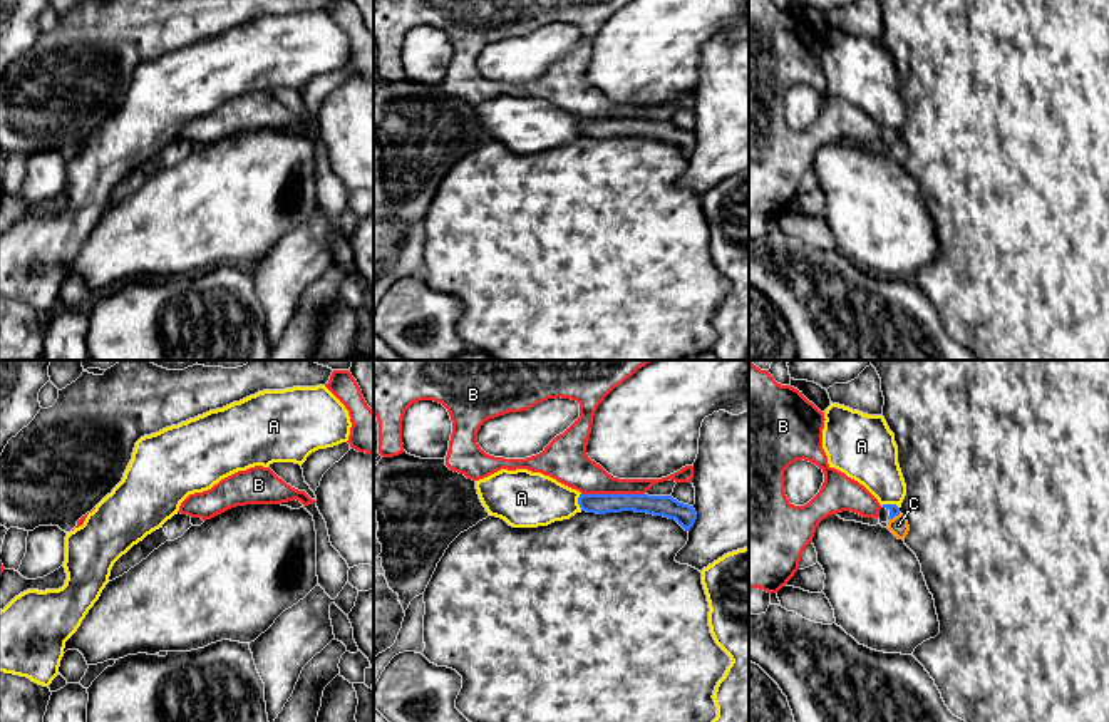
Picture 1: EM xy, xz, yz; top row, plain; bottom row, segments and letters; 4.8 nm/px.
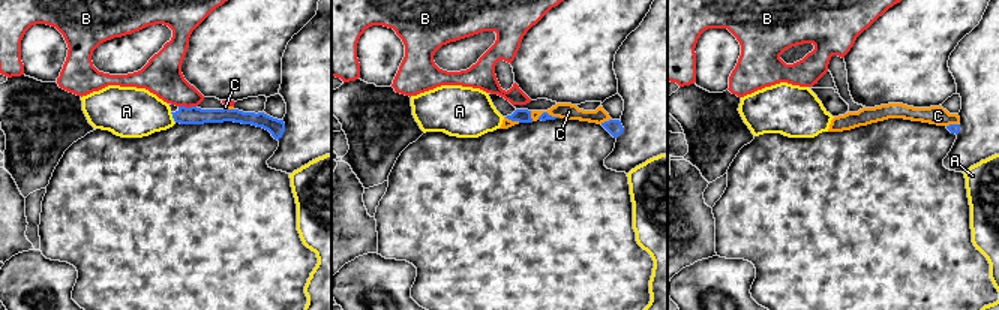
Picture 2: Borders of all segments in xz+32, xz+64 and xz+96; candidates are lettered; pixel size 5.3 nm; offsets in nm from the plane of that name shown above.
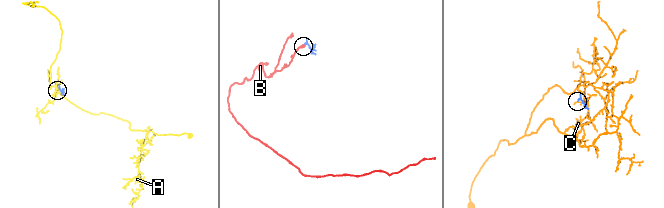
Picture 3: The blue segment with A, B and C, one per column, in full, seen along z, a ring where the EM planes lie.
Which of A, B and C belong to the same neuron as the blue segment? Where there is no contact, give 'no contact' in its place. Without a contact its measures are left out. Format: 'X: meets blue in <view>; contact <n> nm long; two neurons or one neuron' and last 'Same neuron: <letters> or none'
A: meets blue in xz; contact 90 nm long; two neurons
B: meets blue in xz; contact 300 nm long; two neurons
C: meets blue in yz; contact 70 nm long; two neurons
Same neuron: none

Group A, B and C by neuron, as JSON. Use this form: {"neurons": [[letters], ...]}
{"neurons": [["A"], ["B"], ["C"]]}

